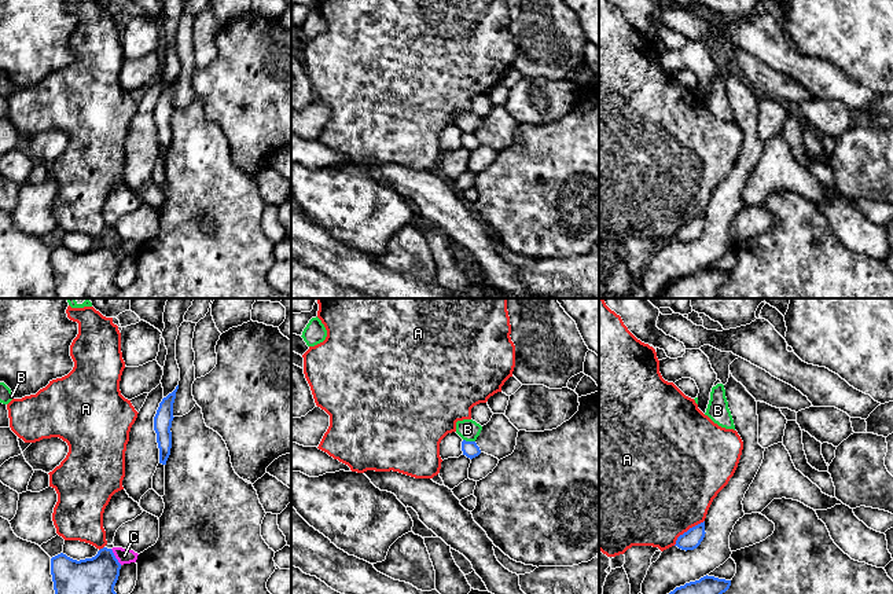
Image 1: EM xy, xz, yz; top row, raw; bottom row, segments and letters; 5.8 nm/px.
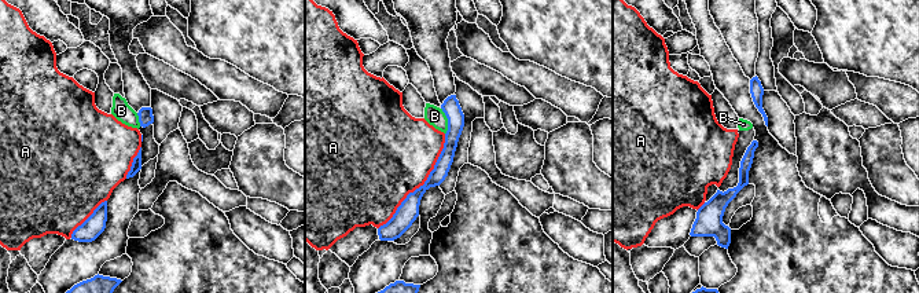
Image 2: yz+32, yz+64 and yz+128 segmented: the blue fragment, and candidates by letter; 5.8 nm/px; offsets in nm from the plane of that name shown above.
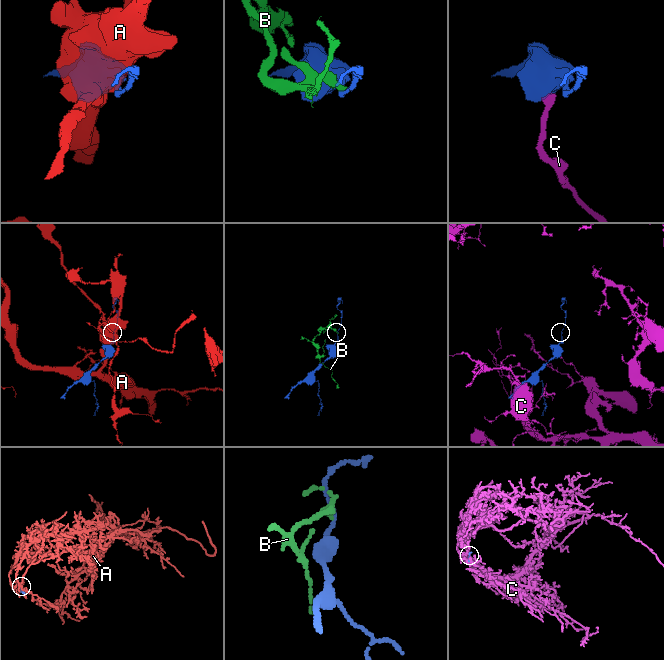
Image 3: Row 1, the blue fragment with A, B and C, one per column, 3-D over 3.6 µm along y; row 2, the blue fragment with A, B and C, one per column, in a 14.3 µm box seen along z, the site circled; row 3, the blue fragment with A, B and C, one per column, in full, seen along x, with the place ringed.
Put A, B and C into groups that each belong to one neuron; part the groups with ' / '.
A / B / C

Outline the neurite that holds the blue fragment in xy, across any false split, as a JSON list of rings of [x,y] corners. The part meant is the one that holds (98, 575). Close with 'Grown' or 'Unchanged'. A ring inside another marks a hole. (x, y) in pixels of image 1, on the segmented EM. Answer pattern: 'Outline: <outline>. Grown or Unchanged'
Outline: [[[103,547],[92,558],[73,560],[60,553],[51,558],[55,594],[117,594],[114,586],[121,564],[111,549]]]. Unchanged

